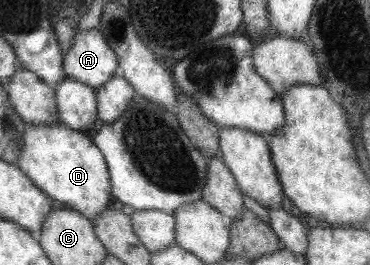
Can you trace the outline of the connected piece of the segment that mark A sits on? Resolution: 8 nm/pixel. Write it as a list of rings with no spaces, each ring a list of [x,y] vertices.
[[[97,29],[82,31],[70,40],[70,48],[62,58],[66,77],[76,80],[78,83],[86,84],[94,89],[104,85],[106,80],[117,73],[117,55]]]

